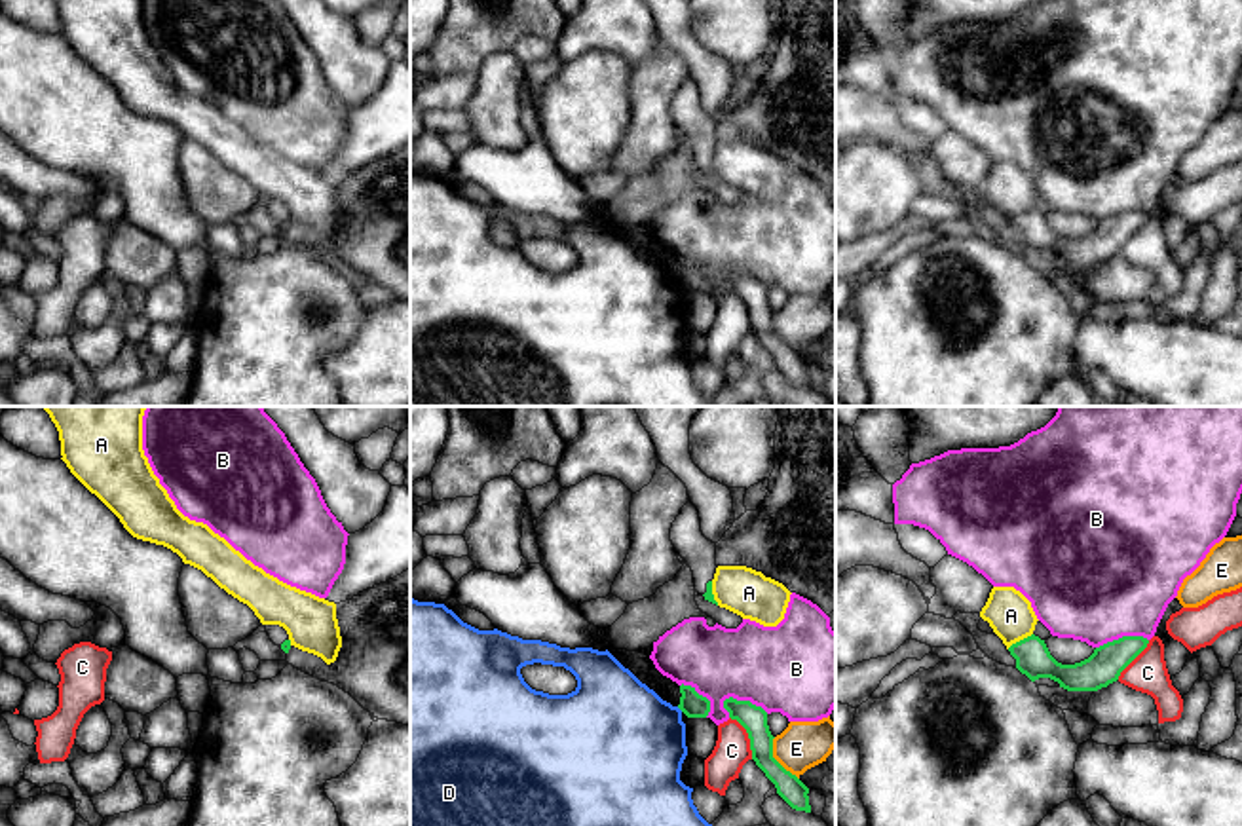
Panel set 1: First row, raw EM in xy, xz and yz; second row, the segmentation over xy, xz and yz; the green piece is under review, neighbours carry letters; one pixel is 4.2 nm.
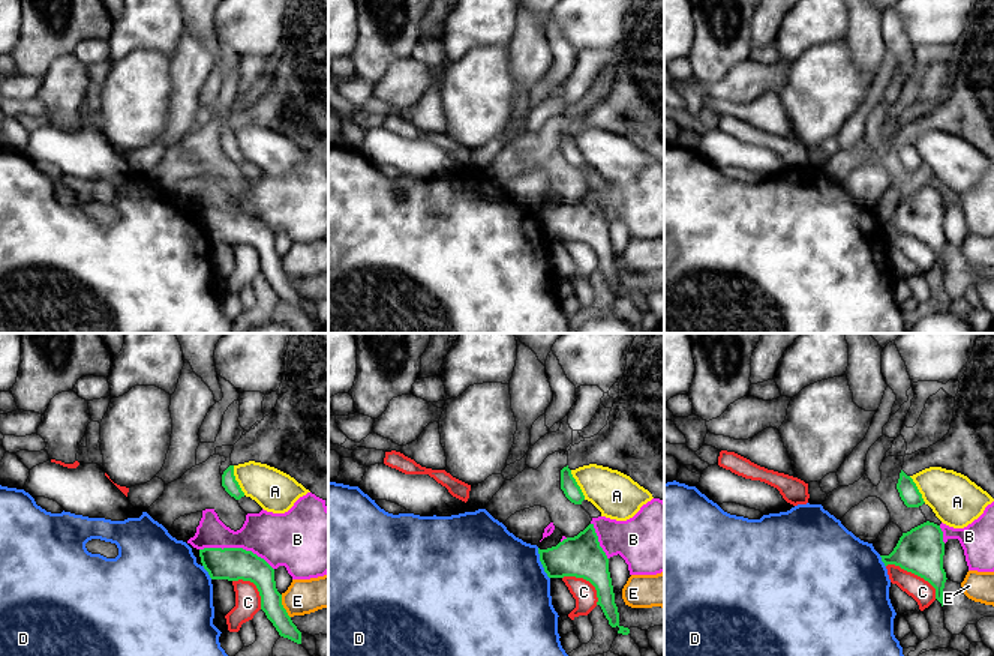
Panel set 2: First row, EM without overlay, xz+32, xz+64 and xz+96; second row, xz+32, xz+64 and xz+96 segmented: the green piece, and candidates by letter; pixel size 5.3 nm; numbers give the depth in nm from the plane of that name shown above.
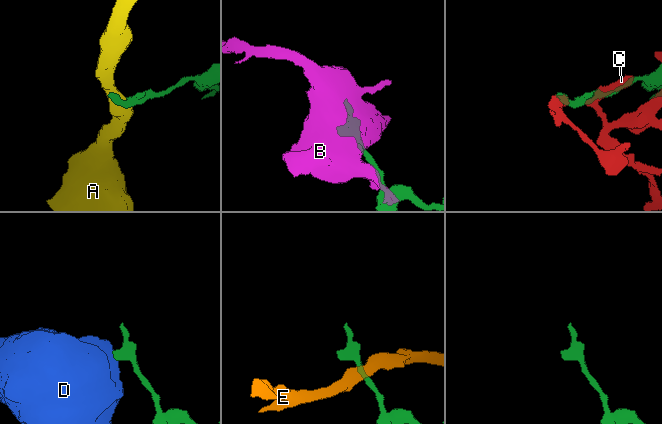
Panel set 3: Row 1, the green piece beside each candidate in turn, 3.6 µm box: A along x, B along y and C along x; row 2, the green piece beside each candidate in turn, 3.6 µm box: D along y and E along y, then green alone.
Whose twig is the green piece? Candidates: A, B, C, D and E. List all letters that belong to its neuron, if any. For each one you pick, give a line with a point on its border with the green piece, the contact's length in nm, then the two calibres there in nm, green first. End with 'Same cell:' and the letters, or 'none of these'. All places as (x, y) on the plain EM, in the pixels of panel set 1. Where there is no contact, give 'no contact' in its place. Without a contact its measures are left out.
Same cell: none of these

